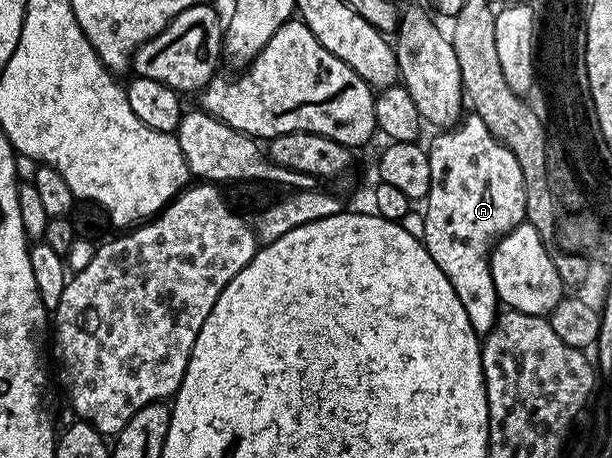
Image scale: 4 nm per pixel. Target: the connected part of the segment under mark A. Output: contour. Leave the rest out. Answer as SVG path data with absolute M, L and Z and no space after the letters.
M468 113L454 126L436 134L439 135L432 140L427 150L431 183L425 199L427 211L423 214L421 241L429 256L437 260L437 268L445 272L458 299L465 305L469 324L473 325L475 334L483 338L492 330L501 308L496 285L493 284L491 249L504 234L520 226L526 219L525 180L521 176L521 164L517 164L517 156L513 156L513 152L509 152L509 148L498 142L489 128L485 128L485 120L481 120L481 116Z

